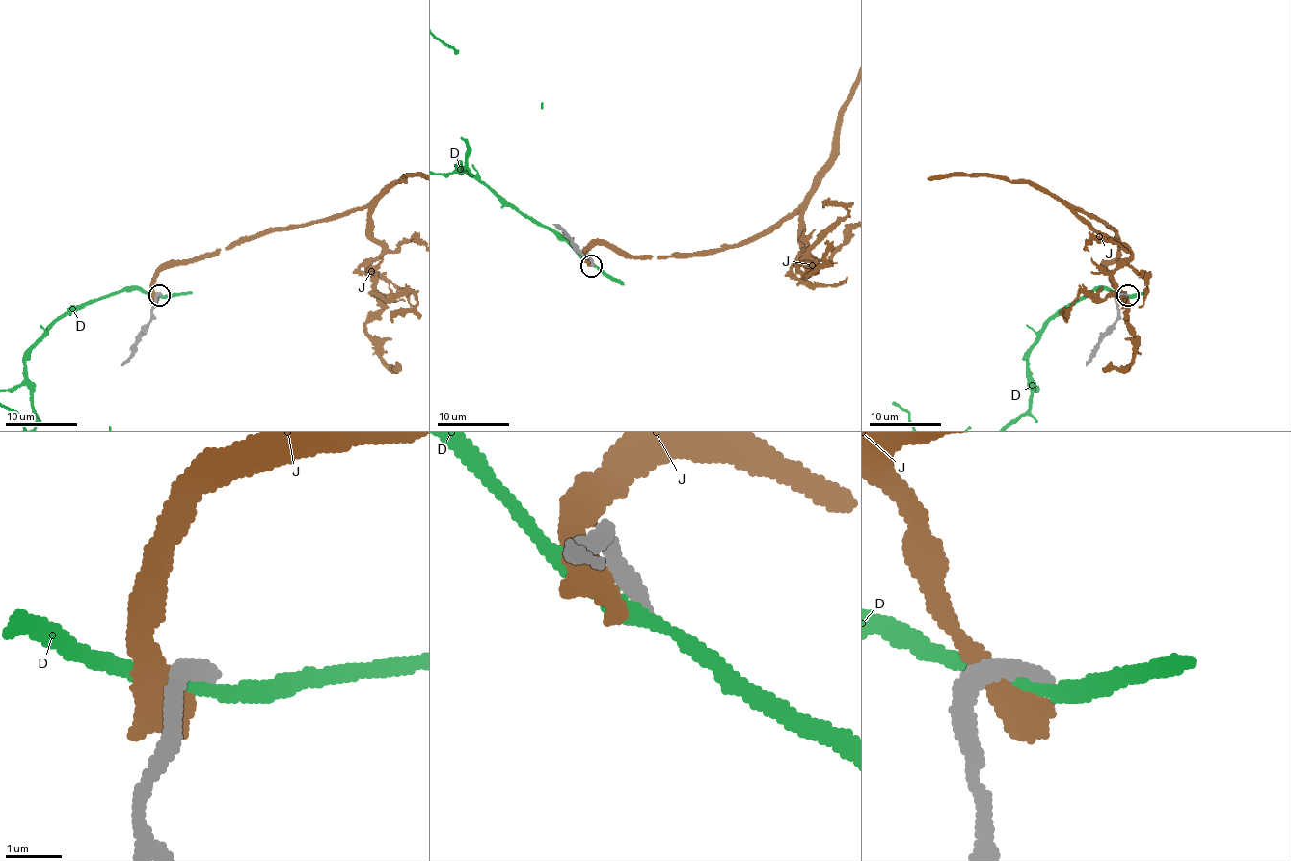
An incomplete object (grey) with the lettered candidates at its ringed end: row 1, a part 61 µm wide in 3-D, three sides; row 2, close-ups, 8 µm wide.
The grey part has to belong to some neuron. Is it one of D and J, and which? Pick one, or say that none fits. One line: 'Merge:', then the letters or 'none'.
Merge: none

